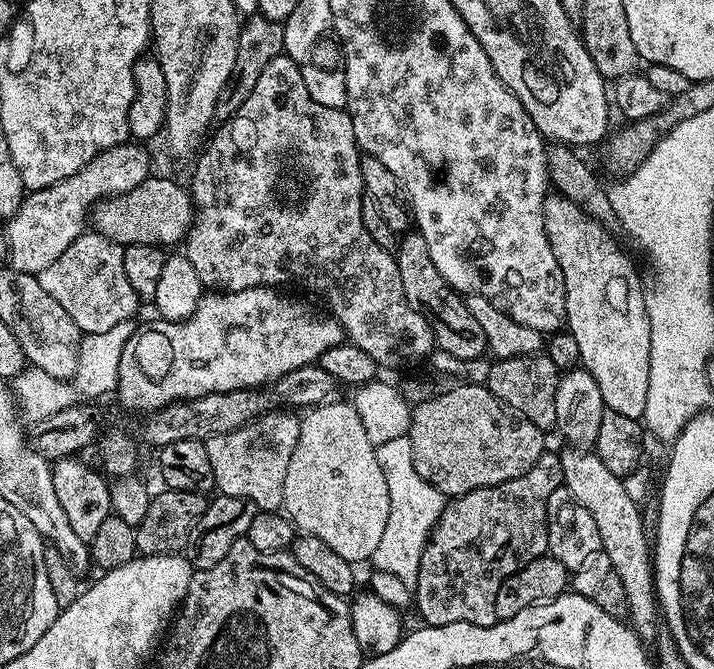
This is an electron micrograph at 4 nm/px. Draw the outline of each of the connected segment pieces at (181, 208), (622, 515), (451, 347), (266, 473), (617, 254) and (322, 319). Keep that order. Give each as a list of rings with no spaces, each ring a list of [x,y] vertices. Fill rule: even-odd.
[[[149,175],[134,190],[126,190],[117,196],[101,200],[90,213],[90,224],[97,232],[110,238],[115,244],[179,245],[187,237],[192,226],[194,209],[187,187],[175,184],[164,176]]]
[[[569,447],[567,451],[568,452],[561,451],[559,453],[562,474],[564,475],[563,487],[568,488],[572,497],[582,506],[586,506],[586,510],[590,510],[590,515],[592,515],[594,522],[598,526],[600,547],[610,558],[612,572],[618,574],[623,588],[626,589],[626,602],[628,603],[628,620],[630,621],[630,626],[640,635],[641,640],[651,642],[656,636],[658,601],[654,593],[654,558],[650,553],[649,535],[647,538],[644,534],[644,522],[640,518],[641,505],[634,498],[630,498],[630,494],[626,494],[626,486],[624,485],[623,479],[614,474],[610,474],[610,470],[606,470],[606,466],[602,466],[602,462],[596,456],[595,451],[581,450],[574,447]]]
[[[409,230],[399,237],[394,253],[398,266],[398,278],[402,278],[402,294],[414,310],[423,312],[432,326],[432,338],[435,347],[446,354],[454,354],[459,360],[478,360],[488,352],[486,334],[470,314],[467,301],[461,293],[451,288],[438,274],[438,266],[430,262],[430,249],[426,247],[426,238],[418,230]]]
[[[269,410],[241,428],[209,436],[206,441],[212,483],[218,489],[219,495],[246,498],[254,502],[254,506],[261,512],[275,512],[284,507],[282,486],[286,482],[290,454],[294,454],[294,446],[298,446],[300,433],[299,415],[288,410],[276,411]]]
[[[550,194],[547,196],[544,200],[544,225],[546,226],[546,234],[550,238],[550,250],[554,250],[554,258],[558,258],[558,266],[562,270],[562,278],[565,282],[566,330],[574,338],[574,342],[578,342],[580,364],[592,375],[594,382],[598,382],[598,390],[602,390],[604,407],[607,411],[626,414],[626,418],[640,420],[646,410],[646,390],[650,386],[650,318],[646,314],[646,302],[644,301],[646,288],[645,285],[640,285],[642,282],[641,273],[636,266],[633,267],[628,261],[629,253],[621,247],[617,237],[607,227],[588,216],[576,202],[569,200],[567,195]]]
[[[272,286],[263,288],[247,288],[246,290],[238,290],[237,292],[226,292],[223,290],[212,290],[201,296],[198,306],[194,310],[194,314],[190,314],[184,320],[161,320],[152,318],[149,324],[139,325],[138,330],[133,331],[132,337],[122,346],[122,362],[118,362],[118,382],[116,383],[115,395],[120,396],[120,400],[132,412],[145,412],[151,414],[157,412],[159,408],[165,408],[167,404],[174,404],[177,400],[193,400],[199,396],[206,394],[214,394],[215,392],[229,392],[230,390],[238,390],[239,388],[255,388],[259,386],[271,385],[278,378],[282,378],[282,374],[290,374],[290,370],[298,370],[298,366],[306,366],[307,364],[315,364],[319,361],[322,354],[326,354],[326,350],[330,350],[334,346],[345,343],[344,328],[332,319],[331,315],[323,314],[319,316],[316,312],[311,312],[306,305],[300,300],[295,300],[292,296],[283,296],[283,291],[277,290]]]

